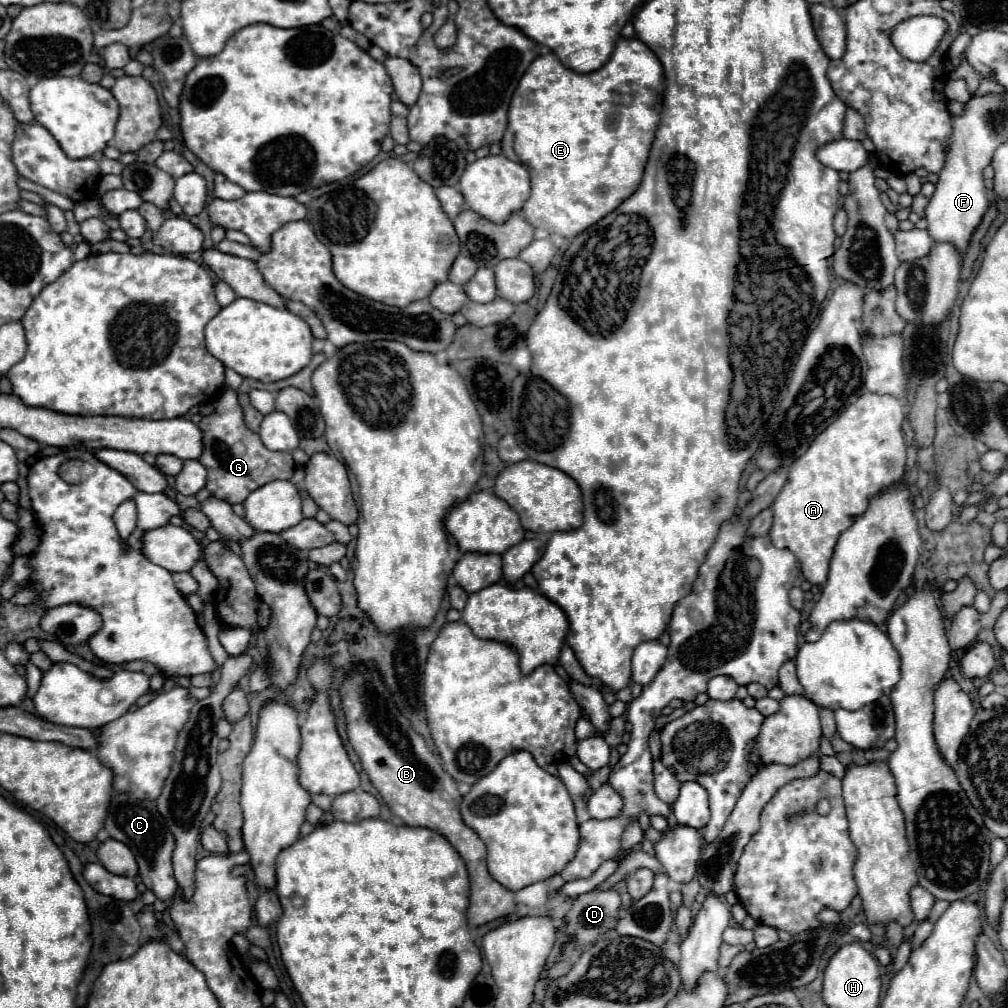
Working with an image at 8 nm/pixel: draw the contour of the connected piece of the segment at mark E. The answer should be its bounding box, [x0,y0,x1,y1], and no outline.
[501,39,663,237]

